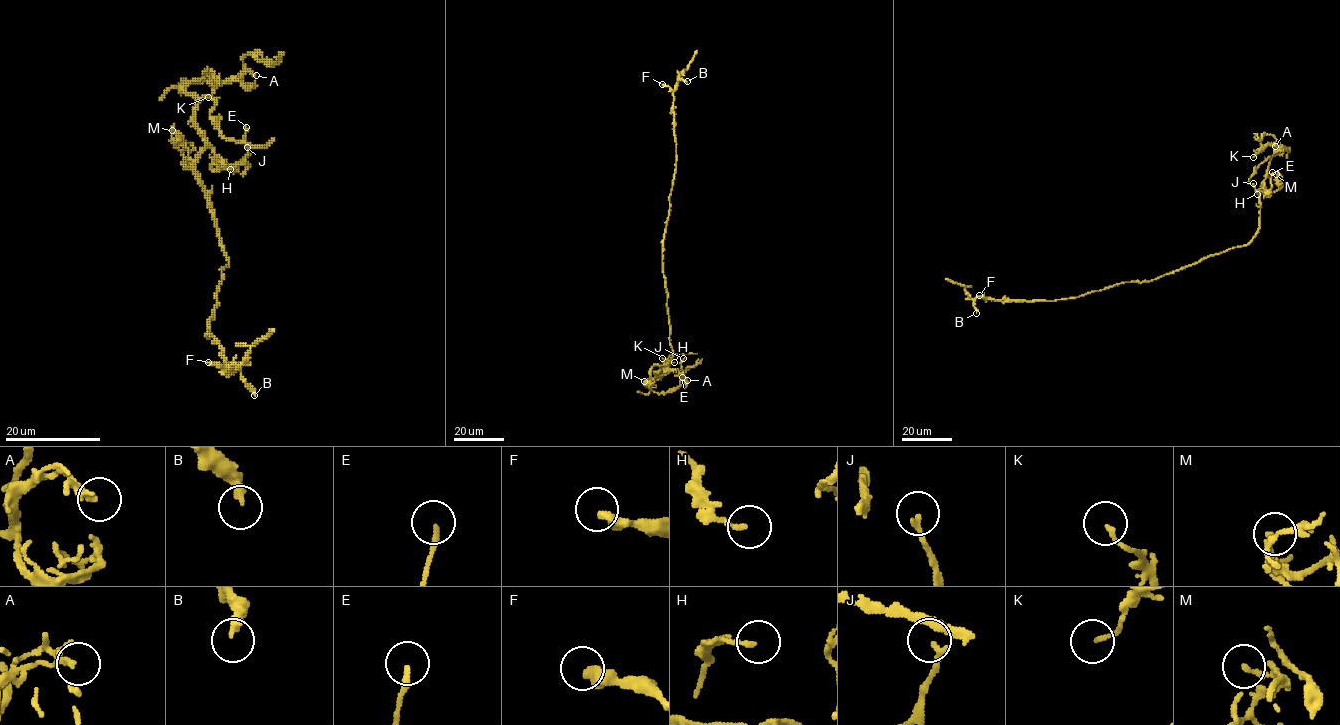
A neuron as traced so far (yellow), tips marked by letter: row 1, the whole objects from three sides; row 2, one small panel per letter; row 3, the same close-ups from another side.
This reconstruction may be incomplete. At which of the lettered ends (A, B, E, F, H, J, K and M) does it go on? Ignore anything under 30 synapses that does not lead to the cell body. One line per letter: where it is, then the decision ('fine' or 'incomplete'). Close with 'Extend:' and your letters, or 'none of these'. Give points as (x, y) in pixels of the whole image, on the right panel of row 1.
A: at (1275, 146); fine
B: at (976, 313); fine
E: at (1272, 172); fine
F: at (979, 295); fine
H: at (1257, 194); fine
J: at (1253, 183); fine
K: at (1253, 157); fine
M: at (1276, 174); fine
Extend: none of these

